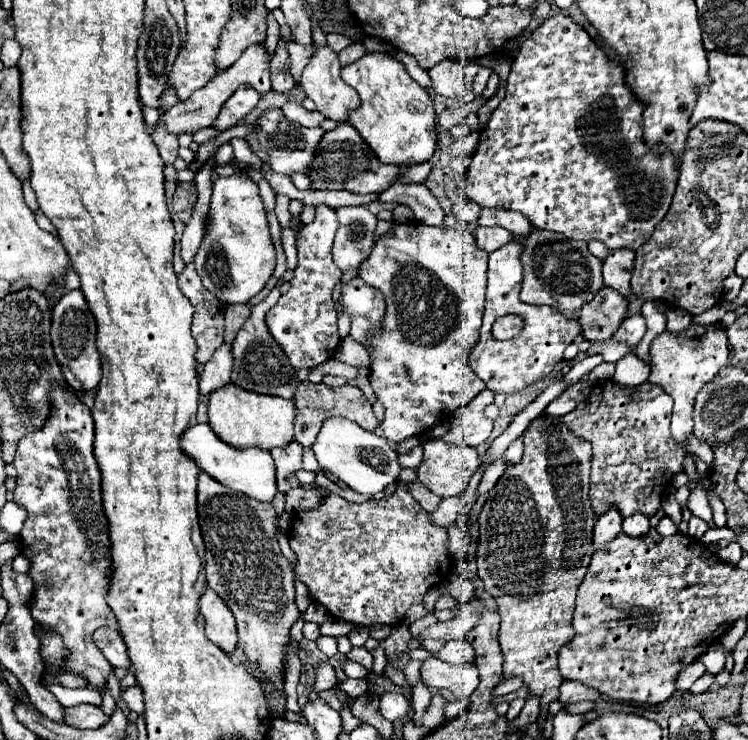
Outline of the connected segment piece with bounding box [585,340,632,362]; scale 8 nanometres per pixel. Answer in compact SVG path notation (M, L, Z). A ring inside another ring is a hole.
M605 340L603 344L601 342L593 342L591 348L585 352L585 356L603 356L605 362L617 362L619 360L619 354L628 354L632 352L631 348L625 348L623 344L617 344L615 340Z

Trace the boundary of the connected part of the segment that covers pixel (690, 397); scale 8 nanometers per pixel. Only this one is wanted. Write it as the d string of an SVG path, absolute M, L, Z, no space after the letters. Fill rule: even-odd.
M691 322L687 332L661 332L651 342L651 374L649 382L661 386L673 400L673 416L671 416L671 434L681 448L687 450L691 432L693 432L693 404L697 392L715 378L715 374L729 360L729 340L725 328L717 324L697 324Z

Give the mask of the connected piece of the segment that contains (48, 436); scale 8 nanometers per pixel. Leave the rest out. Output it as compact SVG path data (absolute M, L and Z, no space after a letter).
M53 388L53 416L49 416L41 432L25 434L19 440L13 468L17 470L15 502L27 510L19 544L21 554L31 564L27 576L35 582L31 598L33 620L63 638L69 650L65 670L87 680L87 688L103 696L113 666L93 644L91 636L95 628L109 626L119 632L119 626L107 604L113 560L93 438L95 428L89 406L73 400L65 390Z

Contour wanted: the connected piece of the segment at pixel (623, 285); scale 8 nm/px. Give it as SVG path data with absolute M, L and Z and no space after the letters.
M627 248L609 250L609 254L603 258L603 280L607 286L615 288L623 296L629 296L629 280L633 270L635 252Z

